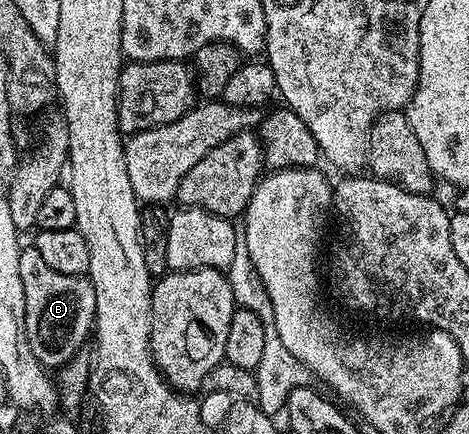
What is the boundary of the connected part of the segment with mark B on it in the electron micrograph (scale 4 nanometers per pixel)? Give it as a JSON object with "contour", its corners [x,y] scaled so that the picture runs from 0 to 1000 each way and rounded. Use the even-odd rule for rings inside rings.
{"contour":[[[58,565],[43,583],[43,634],[53,675],[51,763],[66,793],[70,823],[94,850],[128,850],[177,809],[177,788],[188,788],[203,749],[203,668],[186,634],[141,634],[122,629],[122,620],[104,620],[87,583],[79,583],[72,565]]]}

